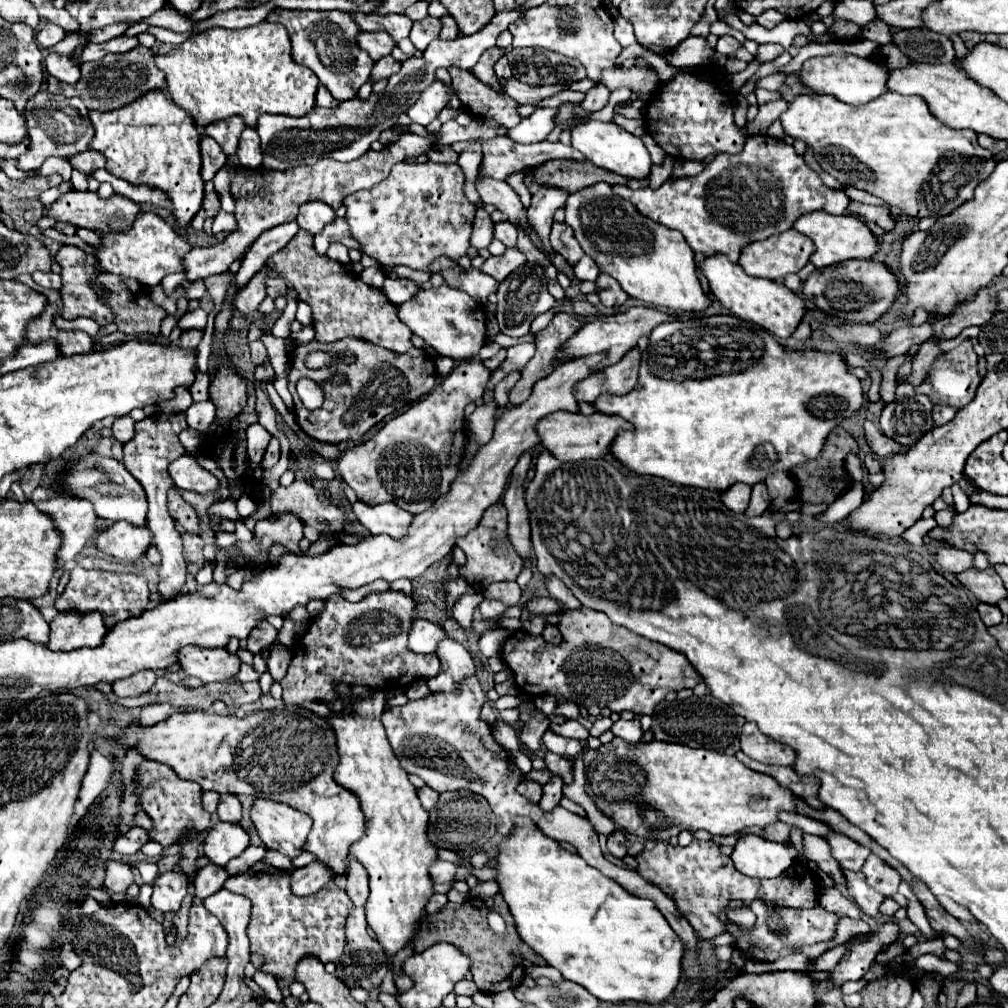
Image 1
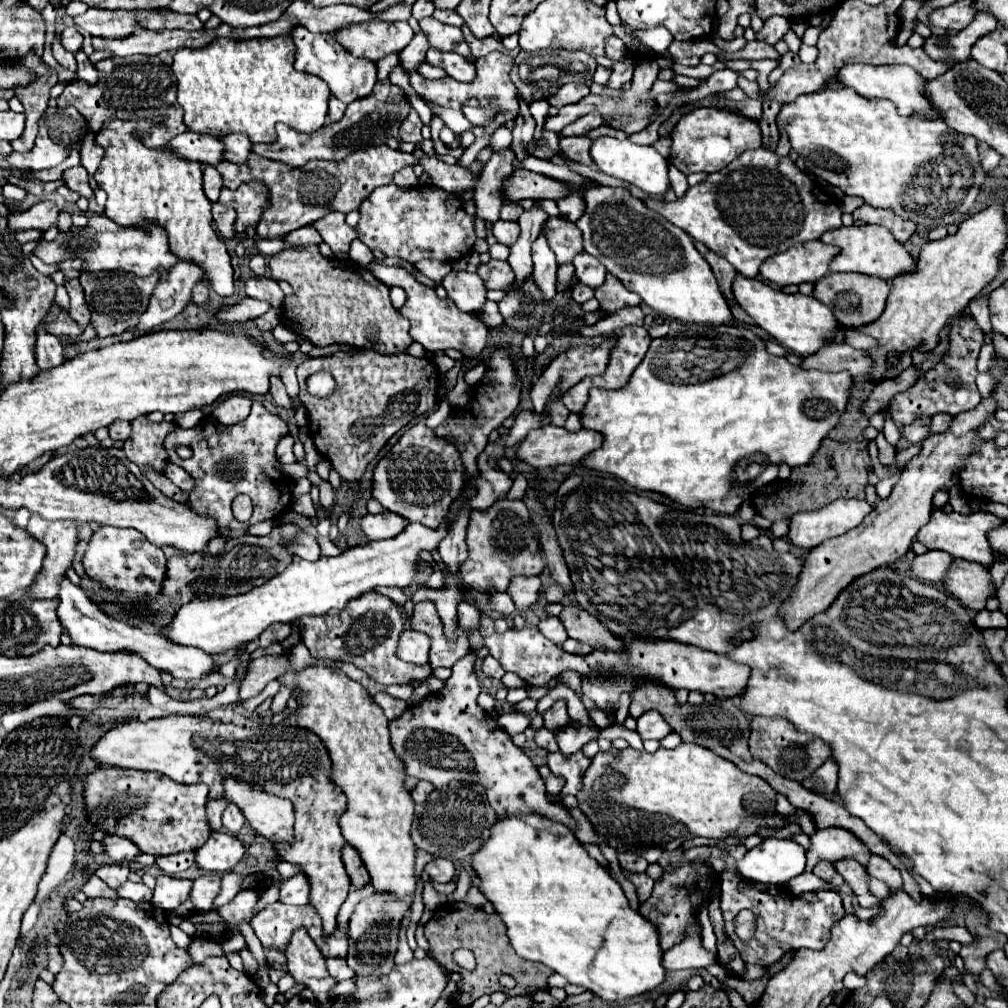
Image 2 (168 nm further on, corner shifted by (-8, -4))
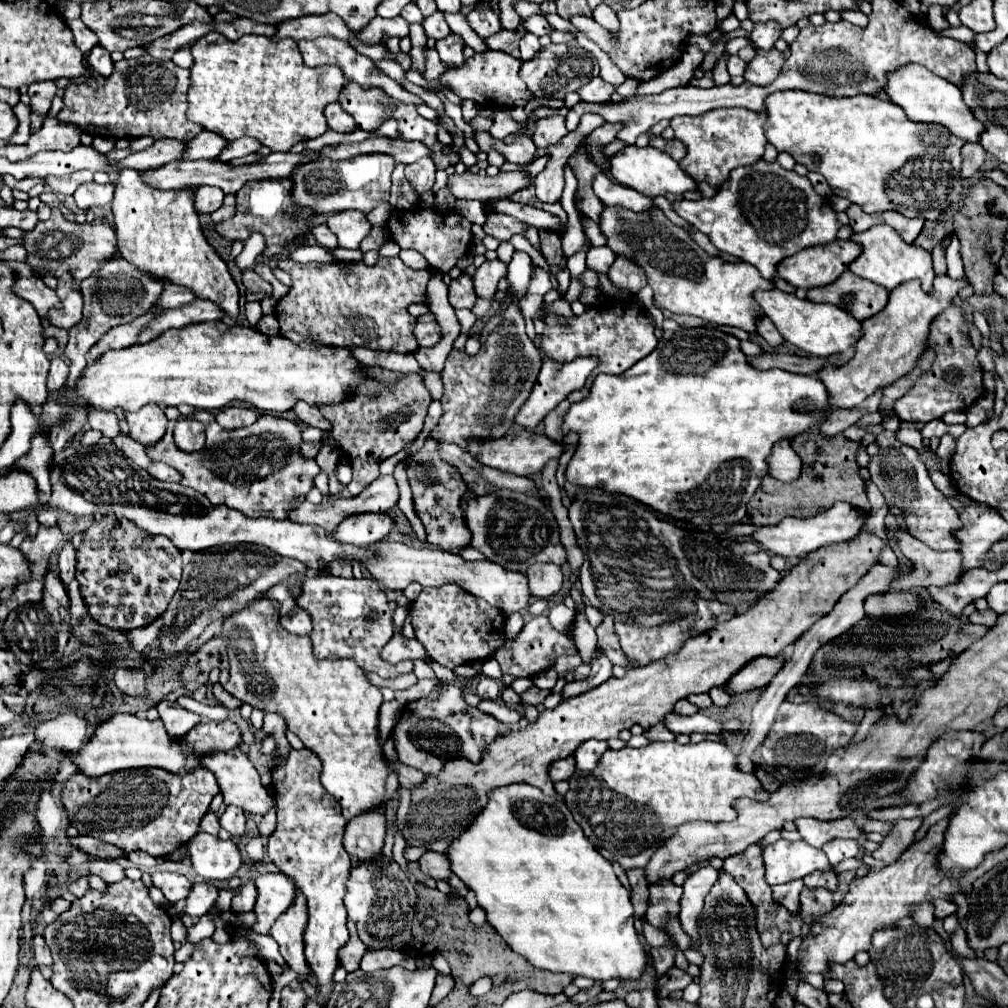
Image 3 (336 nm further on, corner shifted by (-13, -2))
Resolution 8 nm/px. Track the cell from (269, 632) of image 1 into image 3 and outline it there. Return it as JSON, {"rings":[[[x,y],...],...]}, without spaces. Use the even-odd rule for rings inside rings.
{"rings":[[[295,607],[291,615],[281,617],[281,625],[283,625],[289,633],[309,635],[309,633],[311,633],[311,615],[309,615],[305,609]]]}

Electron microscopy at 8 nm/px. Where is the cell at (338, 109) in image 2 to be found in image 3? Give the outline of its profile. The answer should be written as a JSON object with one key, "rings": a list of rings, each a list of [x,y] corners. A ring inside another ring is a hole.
{"rings":[[[331,103],[329,107],[325,107],[325,117],[329,127],[337,133],[353,133],[357,129],[357,125],[353,123],[353,117],[345,113],[339,103]]]}

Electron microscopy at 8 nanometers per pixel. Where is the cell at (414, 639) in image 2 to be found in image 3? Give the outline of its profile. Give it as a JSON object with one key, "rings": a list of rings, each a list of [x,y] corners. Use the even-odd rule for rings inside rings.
{"rings":[[[395,633],[393,639],[383,647],[381,651],[381,659],[387,663],[399,663],[405,659],[427,659],[425,655],[425,647],[421,647],[421,643],[417,643],[415,639],[405,639],[403,633]]]}

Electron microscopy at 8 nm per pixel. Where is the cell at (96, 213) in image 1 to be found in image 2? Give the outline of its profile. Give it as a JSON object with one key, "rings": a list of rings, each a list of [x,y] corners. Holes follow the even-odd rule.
{"rings":[[[38,201],[34,203],[28,211],[18,213],[18,215],[10,215],[8,223],[12,225],[14,231],[26,231],[26,229],[40,229],[46,231],[50,229],[56,221],[58,221],[60,209],[56,207],[54,201]]]}

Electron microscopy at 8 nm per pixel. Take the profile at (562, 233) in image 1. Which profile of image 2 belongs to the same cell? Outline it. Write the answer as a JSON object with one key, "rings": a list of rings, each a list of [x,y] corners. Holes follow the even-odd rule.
{"rings":[[[548,217],[544,227],[558,265],[572,263],[574,257],[584,251],[580,245],[580,229],[572,221],[566,221],[564,217]]]}

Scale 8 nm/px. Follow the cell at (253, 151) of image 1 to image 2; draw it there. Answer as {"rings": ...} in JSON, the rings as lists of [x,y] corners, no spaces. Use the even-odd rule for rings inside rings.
{"rings":[[[230,133],[226,137],[222,137],[224,145],[226,145],[226,153],[224,159],[232,161],[232,163],[240,163],[244,165],[252,153],[252,141],[244,135],[244,133]]]}

